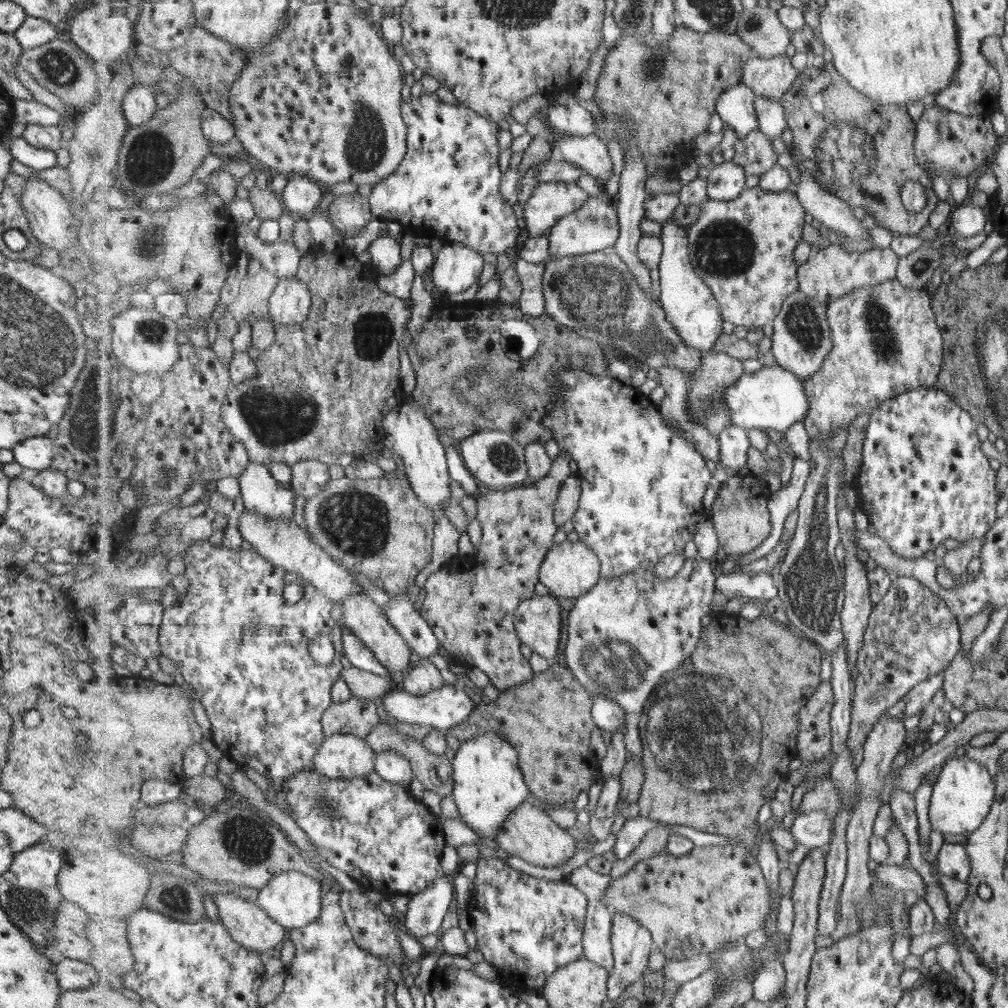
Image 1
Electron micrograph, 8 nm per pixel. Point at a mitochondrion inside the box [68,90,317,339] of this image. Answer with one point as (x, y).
(150, 158)

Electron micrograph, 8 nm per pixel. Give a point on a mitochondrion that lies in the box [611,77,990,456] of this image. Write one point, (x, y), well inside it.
(845, 151)

